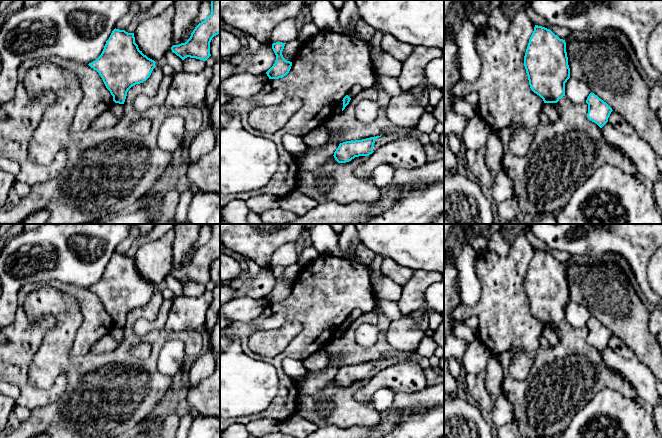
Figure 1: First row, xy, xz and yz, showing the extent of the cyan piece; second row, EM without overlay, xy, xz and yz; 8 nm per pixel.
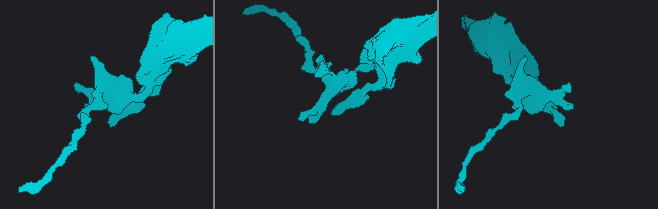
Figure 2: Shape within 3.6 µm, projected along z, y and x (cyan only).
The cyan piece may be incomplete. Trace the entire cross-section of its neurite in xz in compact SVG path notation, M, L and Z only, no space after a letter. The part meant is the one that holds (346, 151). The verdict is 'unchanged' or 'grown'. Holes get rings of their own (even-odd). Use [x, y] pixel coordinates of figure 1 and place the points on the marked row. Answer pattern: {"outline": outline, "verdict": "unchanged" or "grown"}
{"outline": "M381 135L340 143L333 156L338 163L346 163L359 156L369 156L374 152L374 143L379 137Z", "verdict": "unchanged"}

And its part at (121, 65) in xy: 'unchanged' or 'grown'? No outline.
unchanged

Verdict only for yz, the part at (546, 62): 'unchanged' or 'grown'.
unchanged

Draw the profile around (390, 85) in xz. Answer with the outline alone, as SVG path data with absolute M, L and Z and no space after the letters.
M379 75L377 76L377 82L381 85L386 94L391 98L401 95L404 92L397 81L397 78L386 75Z

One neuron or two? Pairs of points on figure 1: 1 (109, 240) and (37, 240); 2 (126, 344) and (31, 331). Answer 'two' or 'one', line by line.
1: one
2: two

